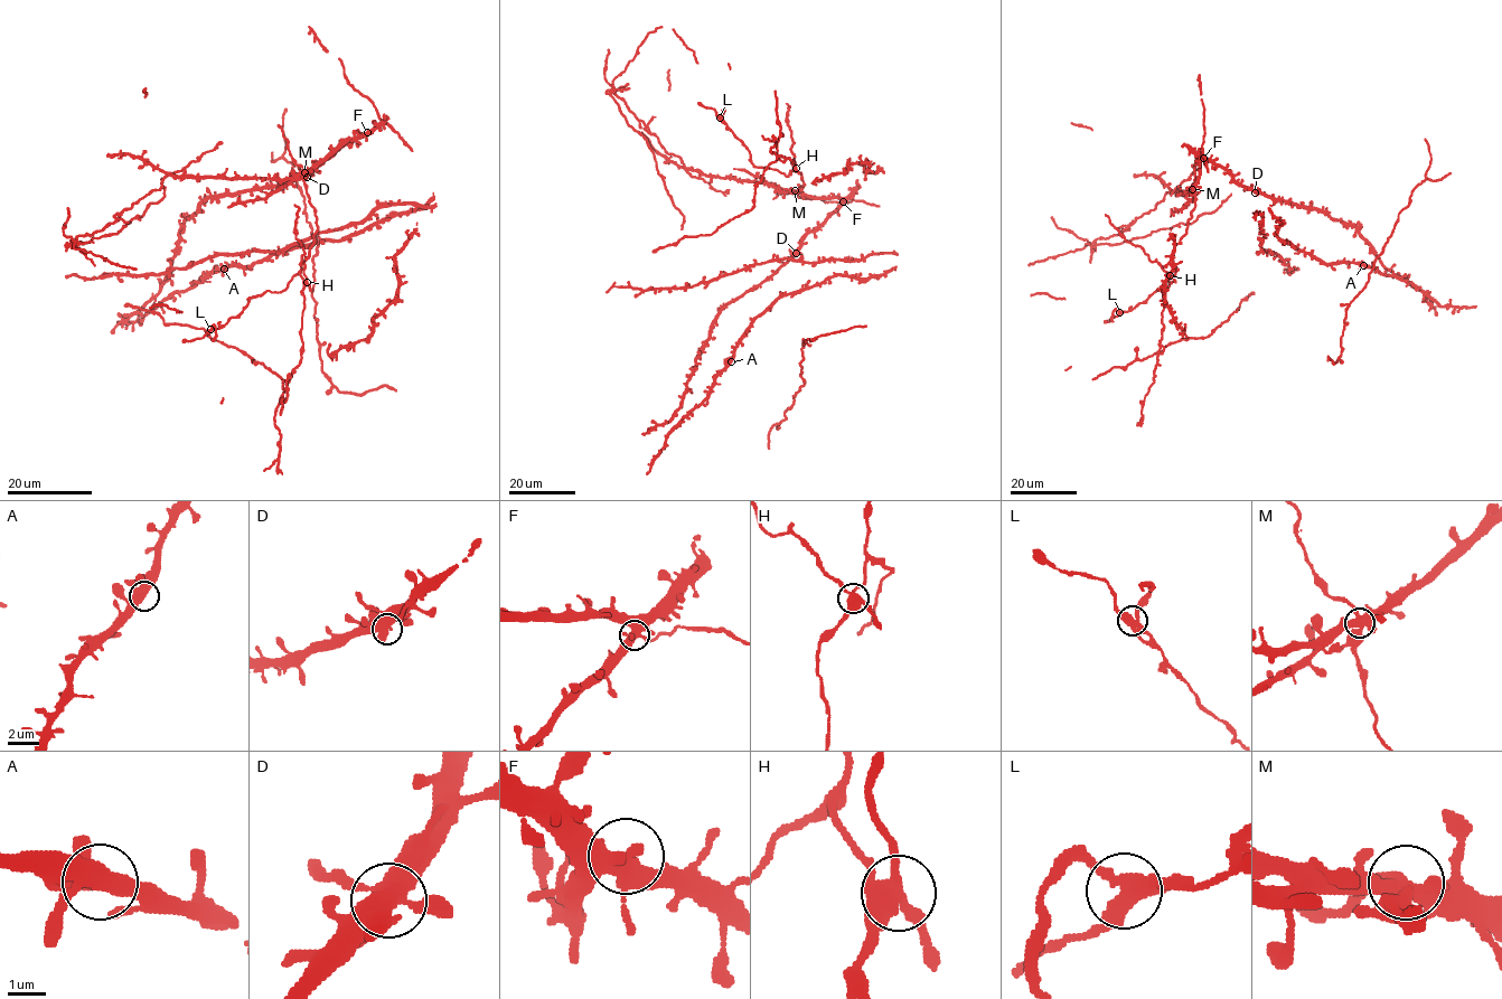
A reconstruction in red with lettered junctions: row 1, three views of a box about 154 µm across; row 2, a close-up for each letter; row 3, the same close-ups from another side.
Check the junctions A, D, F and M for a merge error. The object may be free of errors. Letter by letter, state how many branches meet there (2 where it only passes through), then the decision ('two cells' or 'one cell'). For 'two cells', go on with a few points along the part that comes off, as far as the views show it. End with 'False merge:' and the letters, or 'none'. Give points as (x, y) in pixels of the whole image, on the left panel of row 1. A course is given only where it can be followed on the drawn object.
A: 4 | one cell
D: 4 | one cell
F: 4 | one cell
M: 4 | two cells
False merge: M

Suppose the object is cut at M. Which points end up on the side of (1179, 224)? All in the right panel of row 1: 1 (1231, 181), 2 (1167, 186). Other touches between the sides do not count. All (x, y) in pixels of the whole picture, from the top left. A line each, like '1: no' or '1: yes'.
1: no
2: no

